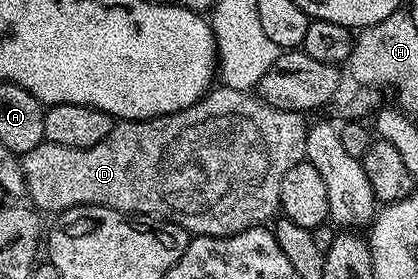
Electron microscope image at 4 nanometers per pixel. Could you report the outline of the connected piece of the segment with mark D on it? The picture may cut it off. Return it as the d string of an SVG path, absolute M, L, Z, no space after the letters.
M219 85L217 88L207 90L201 98L183 110L177 110L159 118L119 121L112 128L112 132L108 132L108 136L104 136L104 140L100 140L100 144L92 144L92 148L68 148L64 144L52 144L43 140L36 148L32 148L32 152L21 155L20 158L26 181L25 197L42 212L45 210L61 212L70 210L73 206L107 206L113 210L123 210L125 214L145 214L148 218L161 218L163 222L171 222L184 228L186 233L191 236L227 238L253 226L269 223L279 213L280 184L284 184L284 172L288 172L288 168L292 168L306 157L308 122L302 118L305 117L301 113L293 110L278 110L253 93Z

